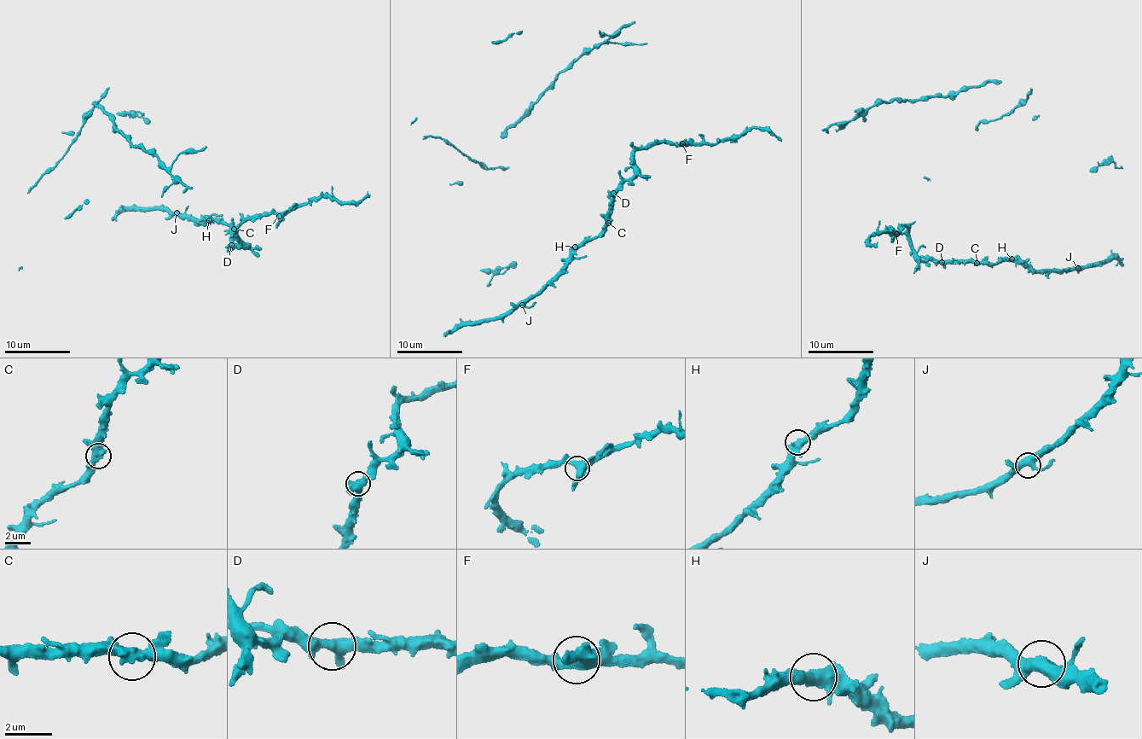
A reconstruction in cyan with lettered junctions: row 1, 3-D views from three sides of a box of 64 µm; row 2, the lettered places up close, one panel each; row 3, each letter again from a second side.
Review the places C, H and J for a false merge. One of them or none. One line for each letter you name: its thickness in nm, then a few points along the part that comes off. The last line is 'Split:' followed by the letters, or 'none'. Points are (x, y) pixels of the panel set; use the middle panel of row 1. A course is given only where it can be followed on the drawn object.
Split: none

